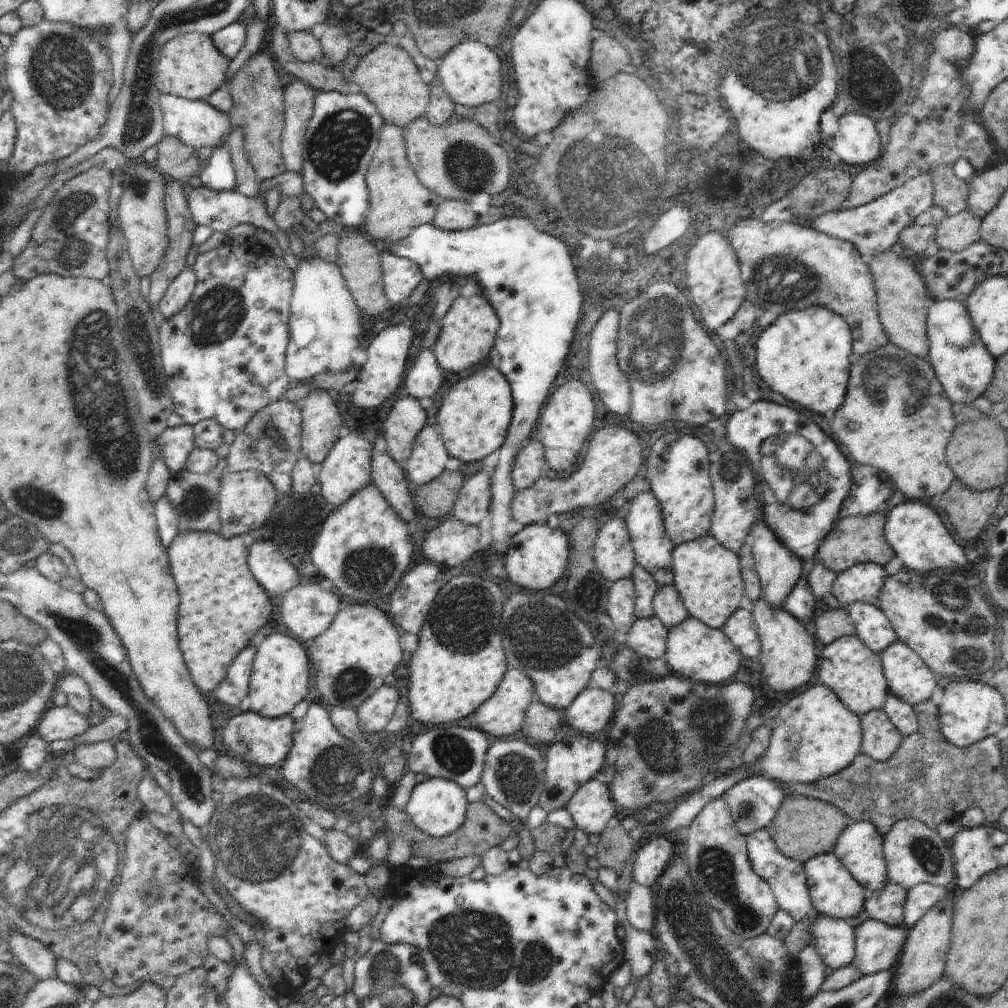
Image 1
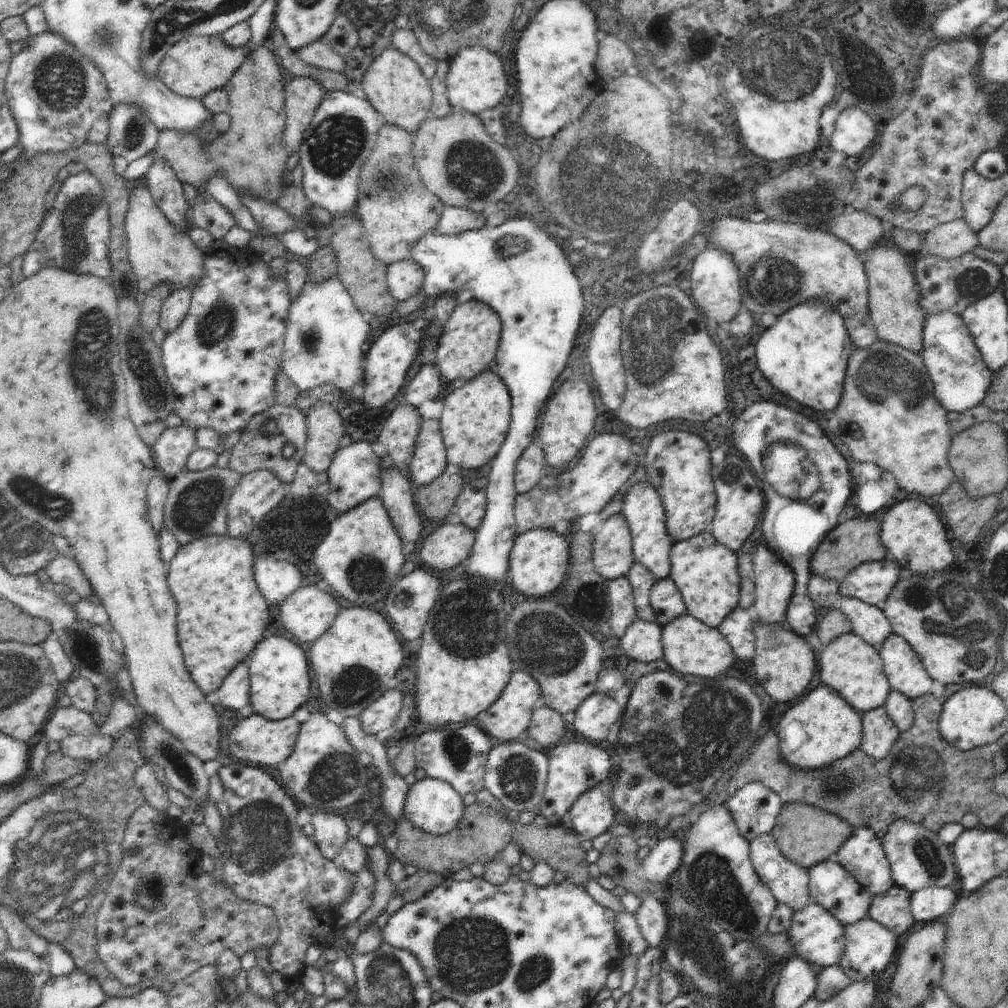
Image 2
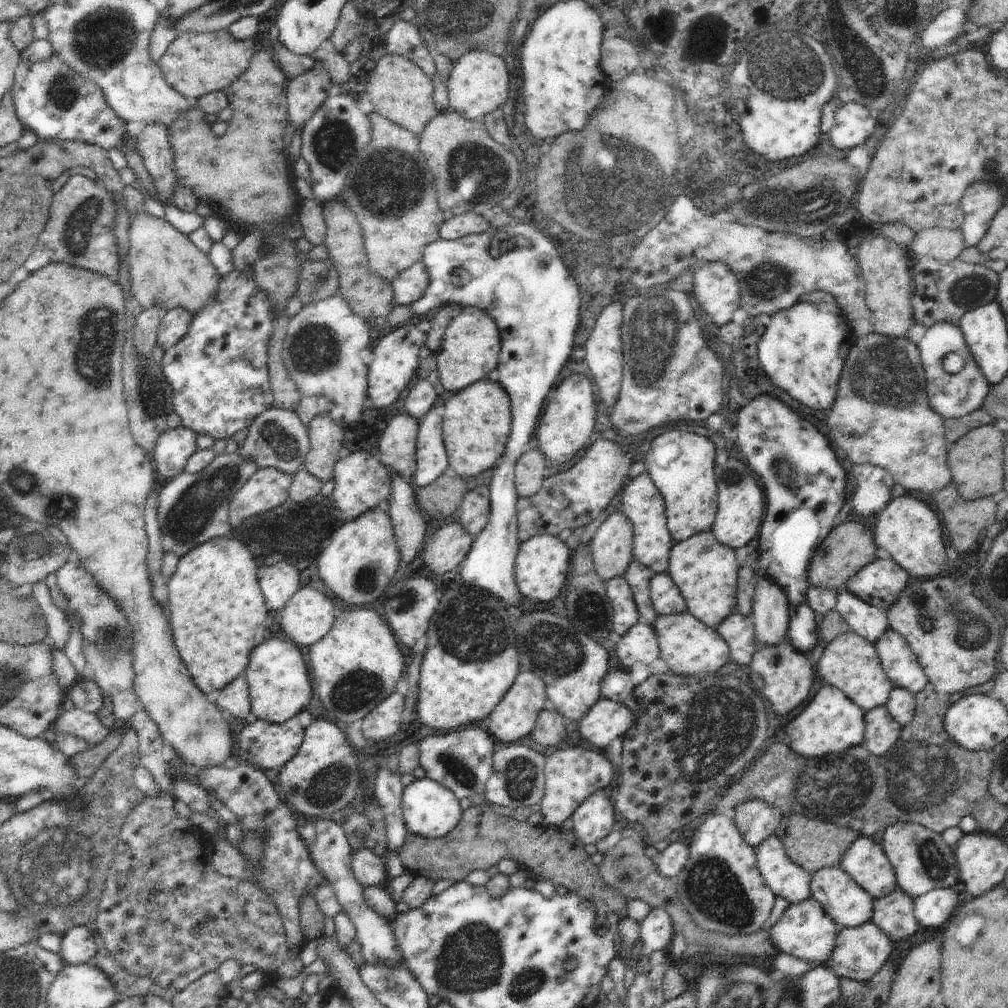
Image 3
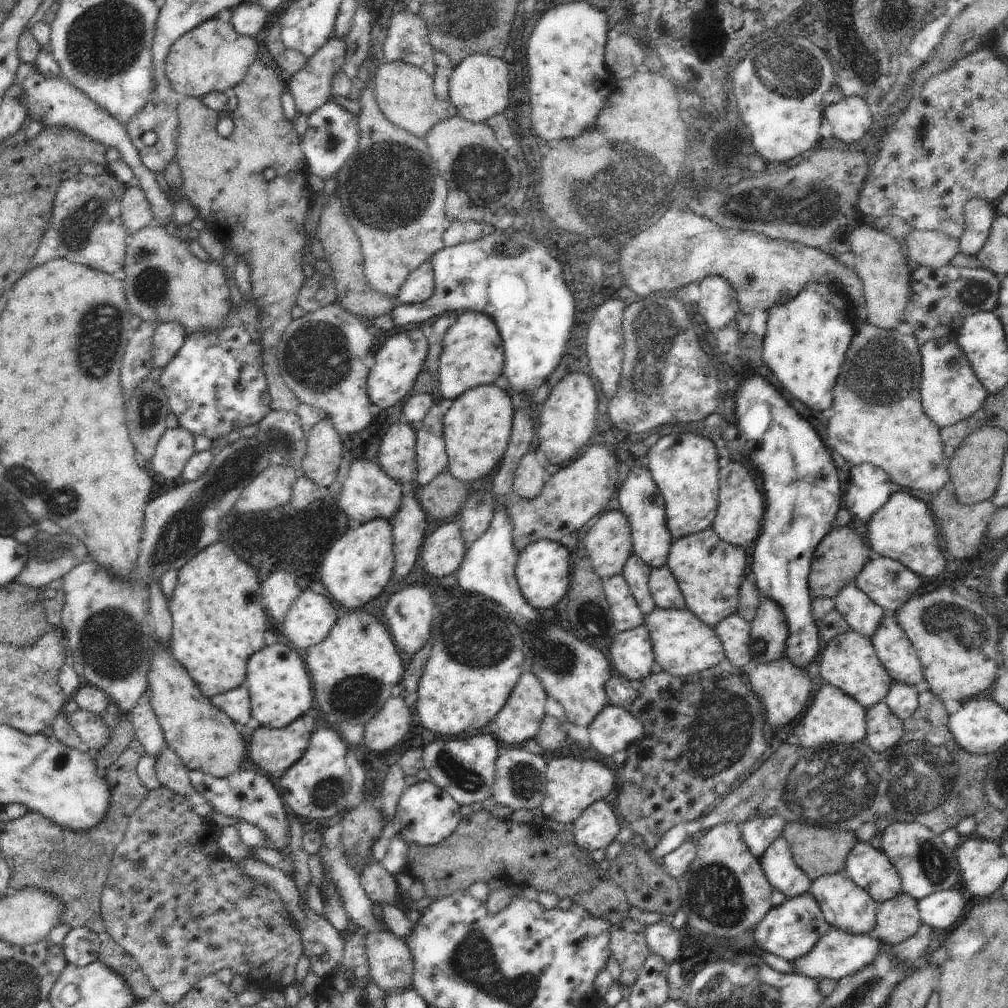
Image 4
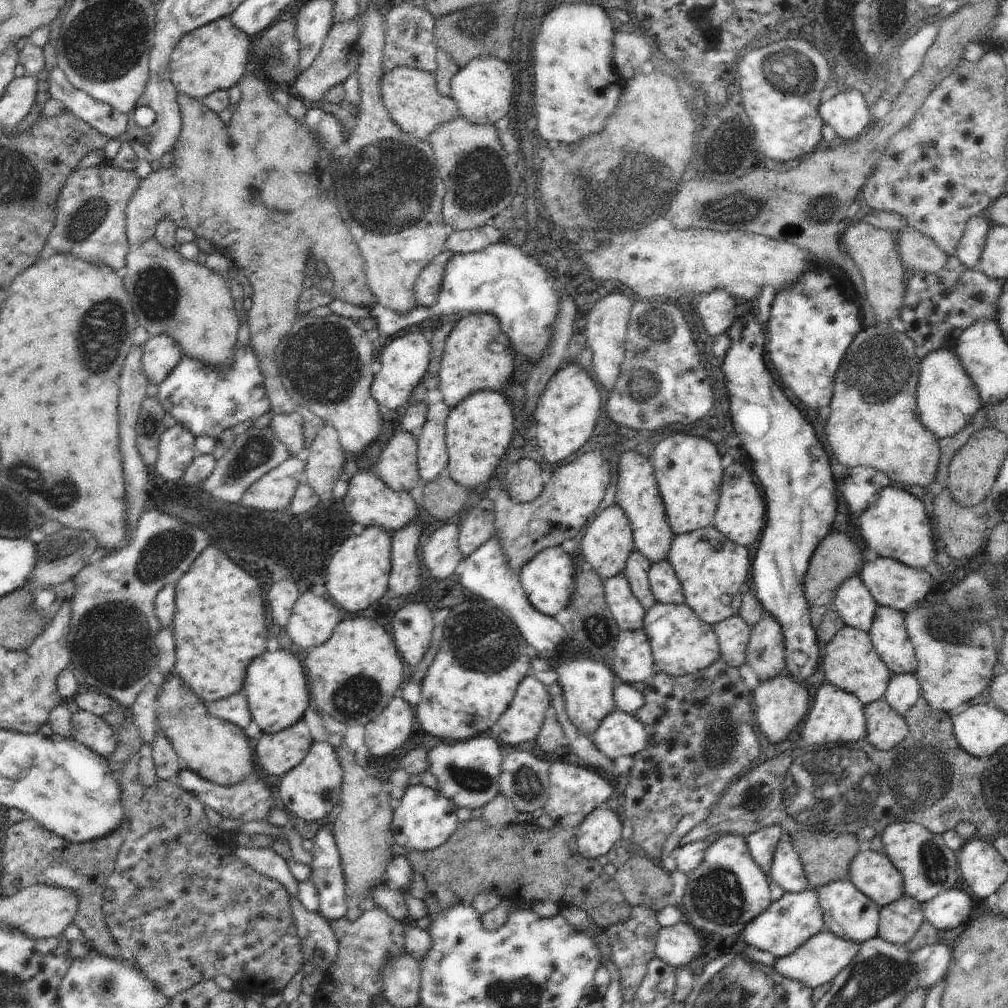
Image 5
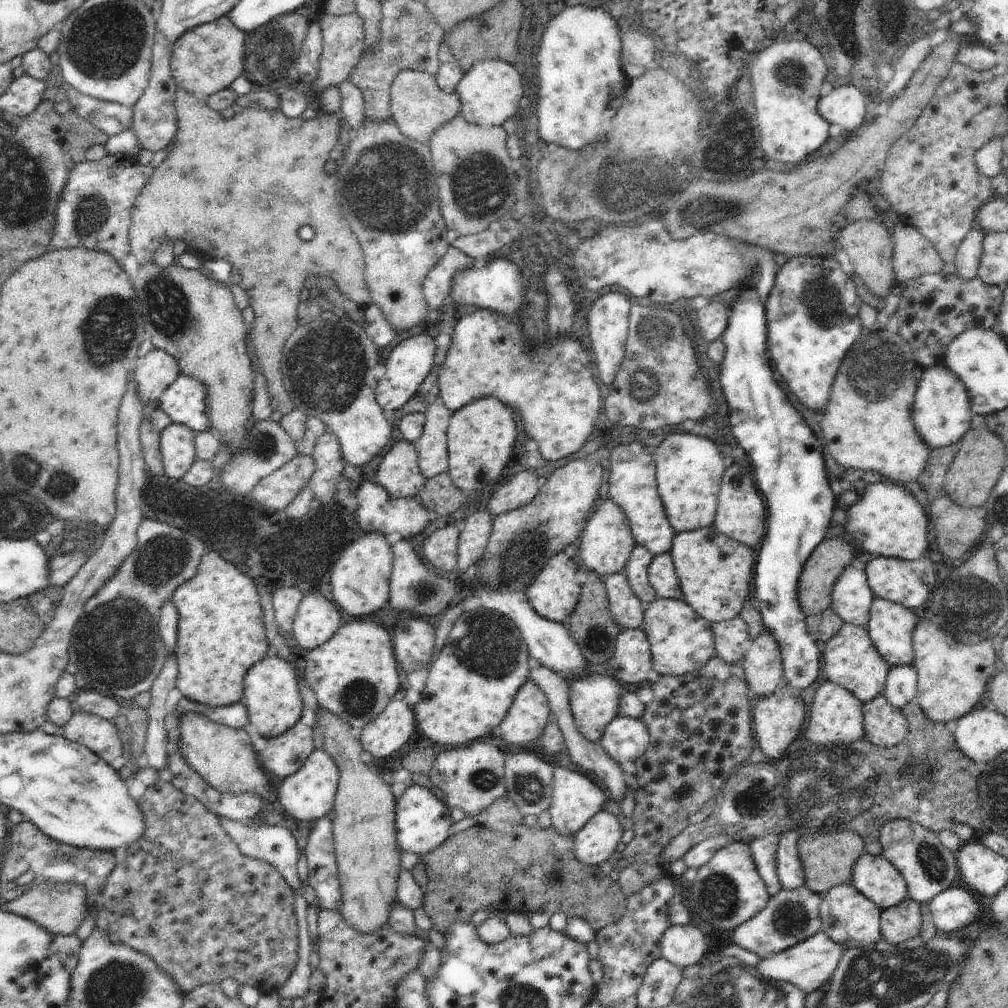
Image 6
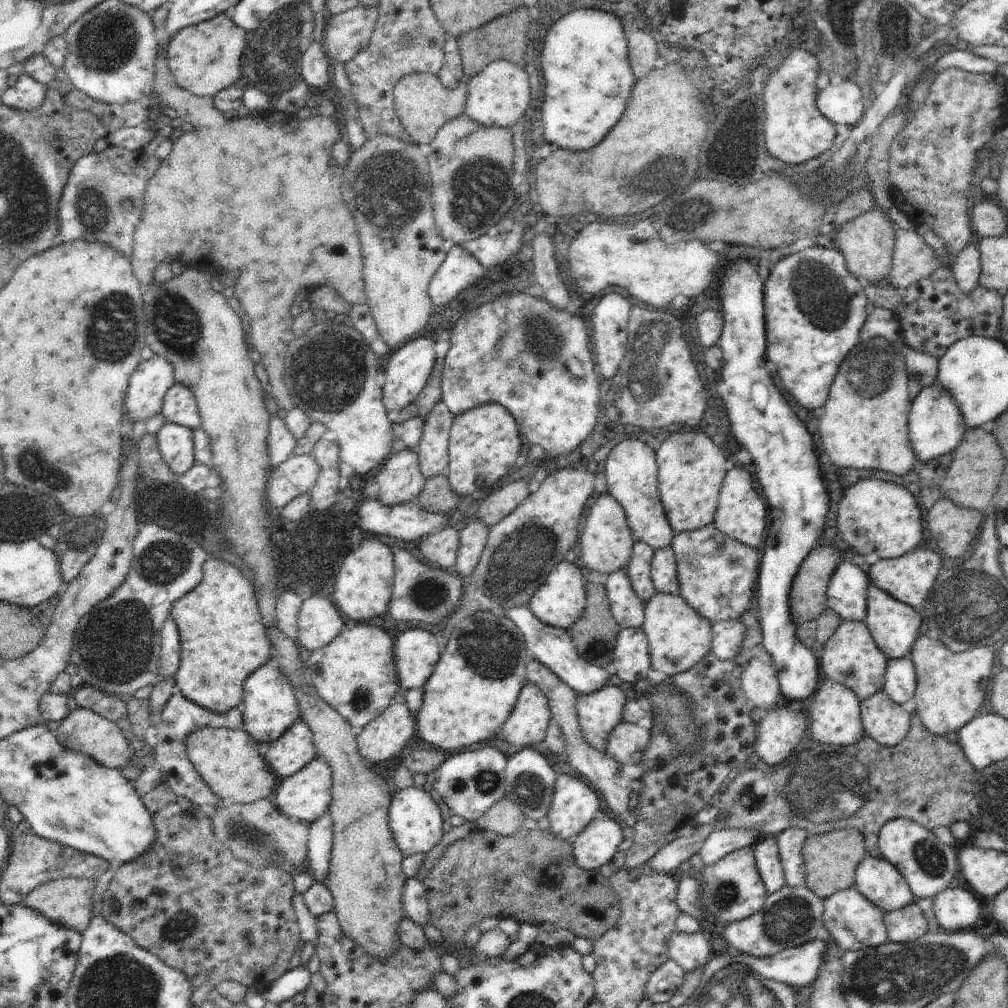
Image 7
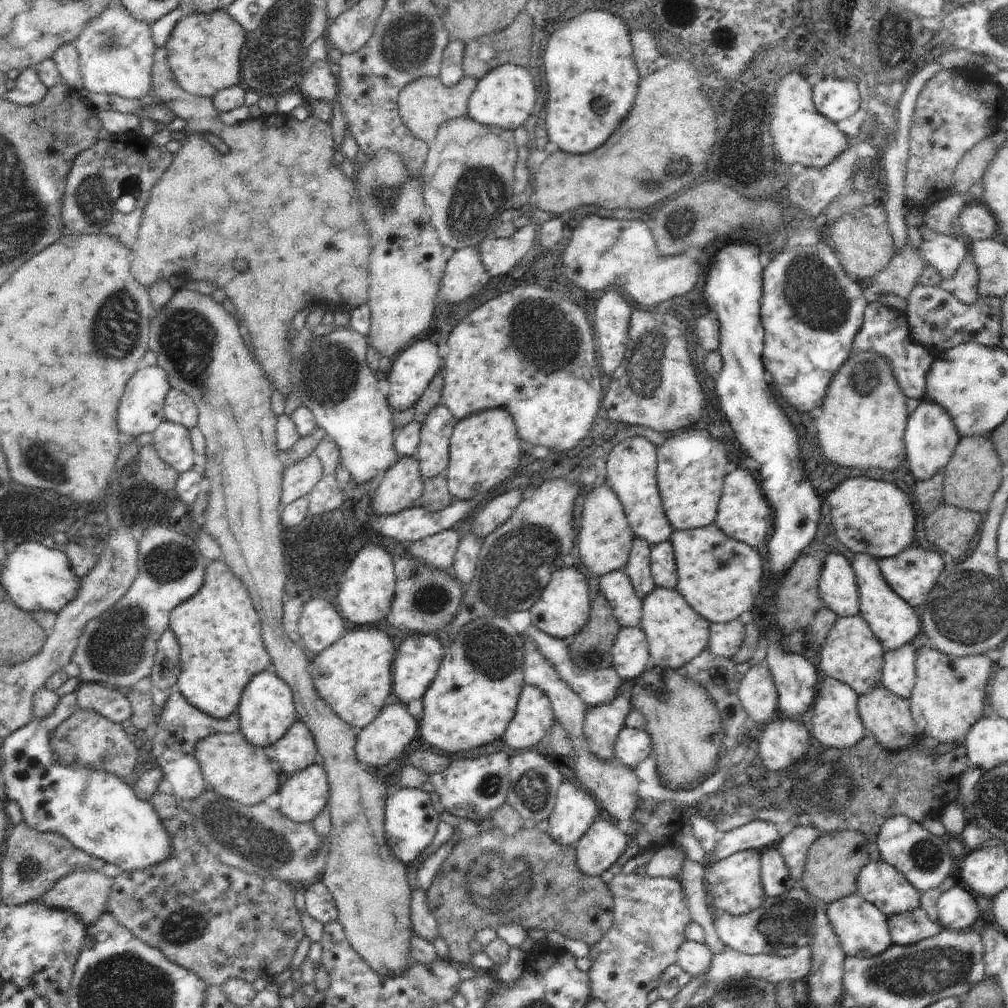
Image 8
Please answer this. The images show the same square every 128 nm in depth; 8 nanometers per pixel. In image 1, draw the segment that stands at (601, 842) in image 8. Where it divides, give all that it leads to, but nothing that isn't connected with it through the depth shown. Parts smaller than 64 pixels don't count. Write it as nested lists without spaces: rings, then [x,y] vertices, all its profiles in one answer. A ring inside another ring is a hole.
[[[597,777],[581,786],[565,808],[571,814],[576,828],[588,835],[601,835],[614,822],[615,804],[608,786]]]

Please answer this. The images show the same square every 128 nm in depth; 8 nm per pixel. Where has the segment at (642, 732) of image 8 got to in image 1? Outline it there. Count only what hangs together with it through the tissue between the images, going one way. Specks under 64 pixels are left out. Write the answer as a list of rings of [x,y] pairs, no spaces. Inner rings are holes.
[[[588,686],[564,710],[564,720],[580,732],[598,734],[613,720],[617,707],[618,697],[613,691]]]

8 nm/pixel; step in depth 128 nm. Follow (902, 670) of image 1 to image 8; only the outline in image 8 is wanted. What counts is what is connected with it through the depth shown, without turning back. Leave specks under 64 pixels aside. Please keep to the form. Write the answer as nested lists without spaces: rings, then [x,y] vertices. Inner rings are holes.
[[[856,553],[849,555],[849,560],[857,578],[860,616],[864,617],[874,636],[883,644],[885,652],[900,648],[914,639],[921,639],[921,618],[884,580],[879,559],[871,554]]]

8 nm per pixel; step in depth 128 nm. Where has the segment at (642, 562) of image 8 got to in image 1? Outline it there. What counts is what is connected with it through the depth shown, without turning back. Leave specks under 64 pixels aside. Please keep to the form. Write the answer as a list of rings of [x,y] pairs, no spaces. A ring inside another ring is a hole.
[[[638,564],[630,577],[635,584],[635,617],[637,619],[650,618],[655,614],[653,598],[660,586],[652,574]]]

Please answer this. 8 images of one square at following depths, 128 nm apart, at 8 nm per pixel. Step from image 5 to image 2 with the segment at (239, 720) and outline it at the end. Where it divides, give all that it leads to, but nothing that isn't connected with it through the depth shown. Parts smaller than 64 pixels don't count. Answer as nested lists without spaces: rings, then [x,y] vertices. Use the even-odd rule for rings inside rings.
[[[249,658],[242,661],[232,672],[224,679],[221,687],[215,692],[218,700],[218,707],[229,708],[229,710],[238,712],[246,704],[250,703],[249,695]]]

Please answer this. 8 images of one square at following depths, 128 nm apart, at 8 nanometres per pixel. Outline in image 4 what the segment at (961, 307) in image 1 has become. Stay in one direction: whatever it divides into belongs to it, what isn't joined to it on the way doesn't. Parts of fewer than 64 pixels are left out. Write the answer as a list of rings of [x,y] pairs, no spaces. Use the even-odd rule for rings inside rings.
[[[955,331],[950,335],[942,335],[936,339],[926,341],[921,346],[920,352],[922,367],[921,375],[923,376],[920,381],[921,403],[924,412],[932,422],[935,422],[940,429],[943,429],[970,418],[977,410],[983,408],[984,401],[988,396],[987,390],[974,374],[968,359],[964,357],[964,352],[962,352],[958,344]],[[952,358],[956,360],[956,364],[949,366],[948,362],[950,362]]]

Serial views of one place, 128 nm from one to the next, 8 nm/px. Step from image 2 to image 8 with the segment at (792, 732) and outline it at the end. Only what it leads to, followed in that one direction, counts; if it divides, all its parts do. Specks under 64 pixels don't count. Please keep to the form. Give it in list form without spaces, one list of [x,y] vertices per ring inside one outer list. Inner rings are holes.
[[[826,677],[818,696],[812,704],[812,734],[824,746],[832,749],[849,749],[868,736],[862,719],[858,714],[857,702],[860,697],[851,686],[834,677]]]

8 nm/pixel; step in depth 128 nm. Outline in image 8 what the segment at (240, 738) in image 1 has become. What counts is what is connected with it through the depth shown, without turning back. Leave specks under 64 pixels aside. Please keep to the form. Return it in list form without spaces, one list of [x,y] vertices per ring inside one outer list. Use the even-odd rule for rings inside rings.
[[[298,720],[272,745],[272,748],[272,763],[279,766],[280,772],[286,772],[288,775],[302,772],[307,766],[313,765],[318,755],[312,731]]]

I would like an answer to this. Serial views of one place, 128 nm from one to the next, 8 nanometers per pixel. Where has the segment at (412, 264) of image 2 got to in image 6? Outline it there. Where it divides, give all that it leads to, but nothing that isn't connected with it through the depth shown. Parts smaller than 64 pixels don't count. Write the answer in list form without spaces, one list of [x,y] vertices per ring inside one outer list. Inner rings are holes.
[[[449,246],[446,254],[430,270],[422,285],[428,310],[442,306],[446,296],[451,293],[453,278],[457,272],[474,267],[476,264],[478,263],[474,258],[464,254],[456,247]]]

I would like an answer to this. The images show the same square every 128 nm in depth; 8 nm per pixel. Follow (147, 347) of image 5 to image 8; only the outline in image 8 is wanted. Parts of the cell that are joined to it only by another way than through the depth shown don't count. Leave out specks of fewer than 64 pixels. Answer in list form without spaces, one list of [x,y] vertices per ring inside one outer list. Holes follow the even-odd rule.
[[[144,365],[142,370],[138,370],[130,378],[118,408],[118,428],[122,438],[138,437],[146,432],[154,432],[158,428],[158,425],[165,420],[163,406],[170,389],[168,375],[159,365],[151,367]]]

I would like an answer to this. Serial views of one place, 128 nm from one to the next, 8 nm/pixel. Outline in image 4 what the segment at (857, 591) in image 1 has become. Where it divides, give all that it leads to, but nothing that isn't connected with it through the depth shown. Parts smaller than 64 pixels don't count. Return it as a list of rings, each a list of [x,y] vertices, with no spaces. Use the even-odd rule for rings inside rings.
[[[890,557],[870,559],[856,577],[855,584],[872,602],[895,613],[920,586],[920,575]]]

